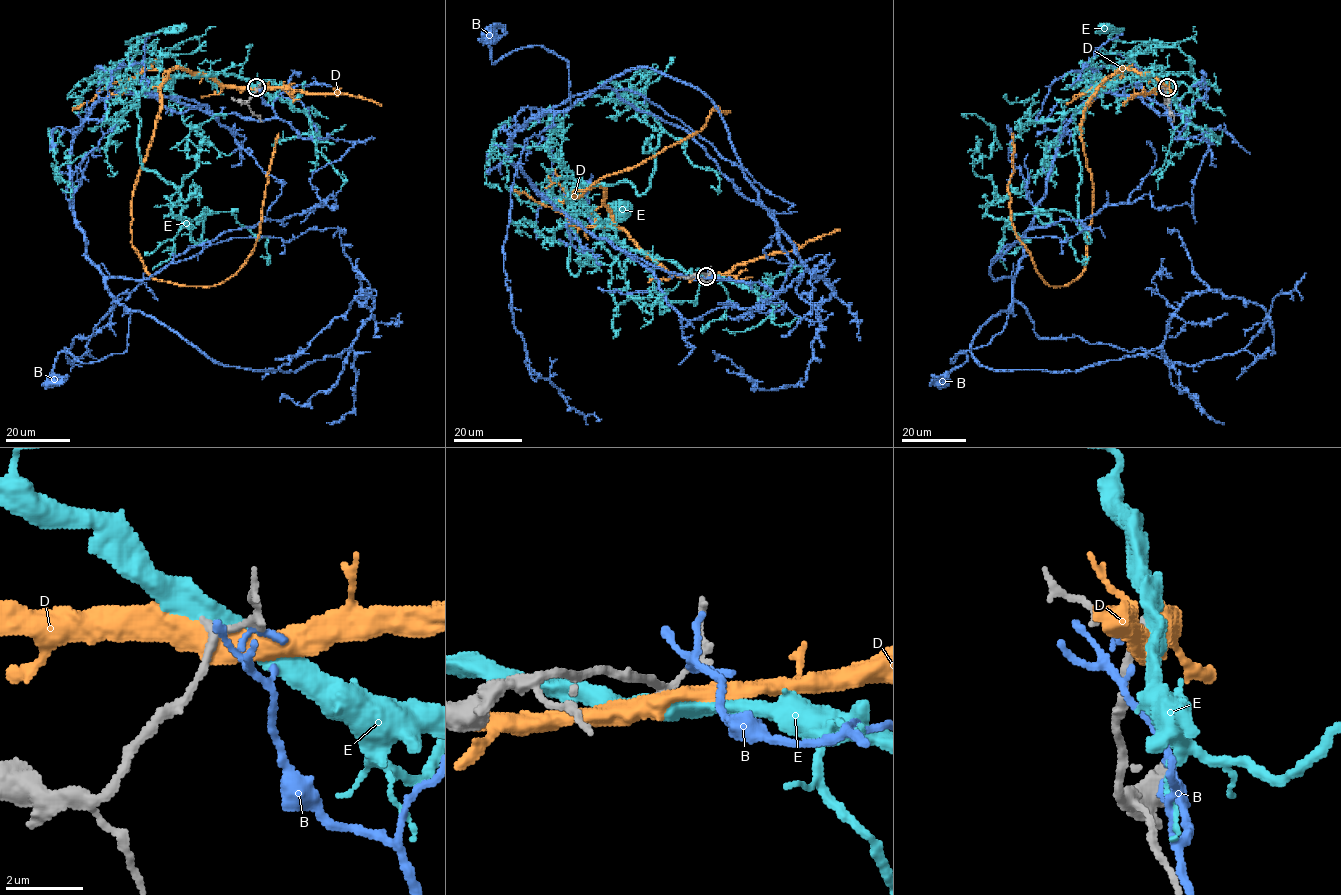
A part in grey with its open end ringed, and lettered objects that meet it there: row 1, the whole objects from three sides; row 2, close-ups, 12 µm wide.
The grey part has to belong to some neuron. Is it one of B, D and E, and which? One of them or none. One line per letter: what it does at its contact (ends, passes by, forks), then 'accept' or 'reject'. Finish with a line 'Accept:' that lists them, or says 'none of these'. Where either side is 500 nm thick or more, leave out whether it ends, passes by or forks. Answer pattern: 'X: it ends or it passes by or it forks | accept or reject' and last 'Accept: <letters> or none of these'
B: it passes by | reject
D: reject
E: accept
Accept: E

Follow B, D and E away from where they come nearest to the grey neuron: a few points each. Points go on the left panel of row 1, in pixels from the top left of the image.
B: (259, 88), (264, 120), (120, 92), (90, 111), (73, 217), (127, 344), (61, 351), (52, 380)
D: (257, 88), (167, 74), (131, 203), (132, 247), (150, 276), (213, 286), (239, 268), (278, 132)
E: (256, 88), (233, 75), (176, 75), (138, 95), (126, 80), (138, 41), (135, 45), (126, 43), (178, 29)

